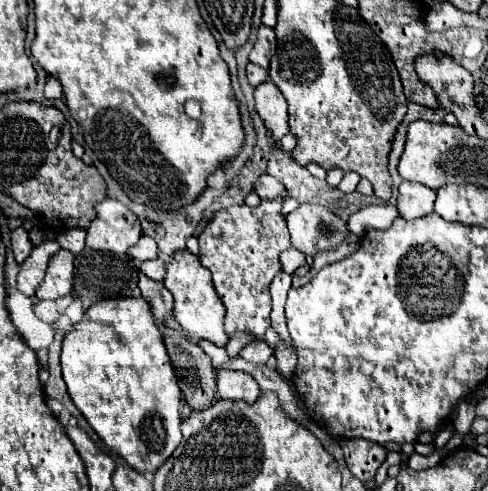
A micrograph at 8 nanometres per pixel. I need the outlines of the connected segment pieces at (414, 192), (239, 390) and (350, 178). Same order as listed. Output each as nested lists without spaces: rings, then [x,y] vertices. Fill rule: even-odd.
[[[402,181],[400,197],[398,197],[398,211],[404,219],[416,219],[422,215],[432,213],[436,199],[436,191],[414,181]]]
[[[218,369],[218,397],[220,399],[244,399],[254,403],[260,395],[260,387],[250,373],[234,369]]]
[[[348,172],[344,175],[341,183],[339,184],[338,188],[343,193],[351,193],[356,190],[356,187],[360,181],[361,177],[354,172]]]

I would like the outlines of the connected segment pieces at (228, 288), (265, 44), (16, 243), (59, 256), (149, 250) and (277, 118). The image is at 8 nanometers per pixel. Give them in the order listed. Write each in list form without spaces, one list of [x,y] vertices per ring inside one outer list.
[[[274,199],[274,201],[262,201],[258,207],[228,207],[226,211],[218,211],[216,217],[208,223],[208,227],[204,229],[204,233],[198,237],[200,241],[200,263],[212,273],[212,283],[216,287],[216,293],[220,295],[222,303],[226,305],[226,333],[232,337],[234,331],[250,331],[254,333],[258,339],[264,335],[264,331],[270,327],[270,281],[274,279],[274,275],[280,271],[280,261],[278,261],[278,255],[282,251],[286,251],[290,247],[290,233],[288,233],[288,227],[286,227],[286,221],[284,217],[280,215],[280,209],[282,209],[282,199]]]
[[[260,25],[258,27],[258,39],[254,43],[254,49],[250,51],[250,61],[258,63],[264,69],[268,69],[274,51],[276,51],[276,35],[274,35],[274,31],[270,27],[266,27],[266,25]]]
[[[24,227],[12,231],[12,249],[14,249],[14,255],[16,255],[18,263],[22,263],[30,255],[30,251],[34,249],[34,245],[28,237],[28,231]]]
[[[68,249],[56,251],[50,261],[42,285],[36,291],[38,299],[58,299],[72,291],[74,255]]]
[[[142,235],[142,239],[134,247],[130,247],[130,255],[136,257],[138,261],[156,259],[158,257],[158,247],[156,247],[154,239],[150,239],[148,235]]]
[[[266,79],[256,87],[256,111],[264,119],[268,131],[272,131],[274,139],[282,139],[288,133],[288,103],[280,89]]]

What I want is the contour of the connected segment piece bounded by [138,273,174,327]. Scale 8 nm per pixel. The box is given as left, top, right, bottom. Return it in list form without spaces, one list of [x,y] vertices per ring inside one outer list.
[[[140,273],[138,277],[138,287],[142,291],[142,297],[152,305],[152,313],[156,317],[158,327],[162,327],[166,323],[166,319],[174,319],[174,299],[172,293],[164,287],[164,283],[154,281],[150,277],[146,277],[144,273]]]

